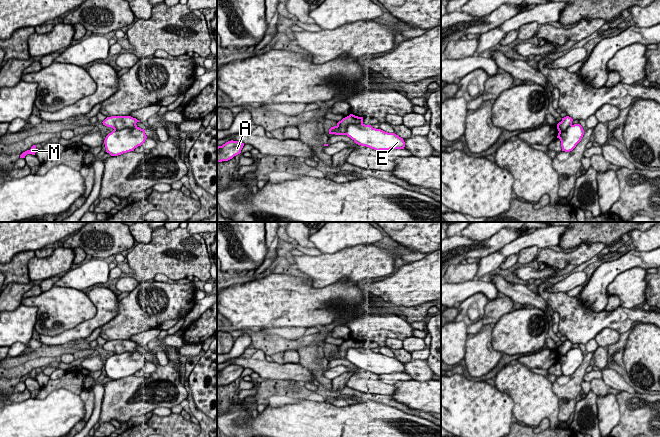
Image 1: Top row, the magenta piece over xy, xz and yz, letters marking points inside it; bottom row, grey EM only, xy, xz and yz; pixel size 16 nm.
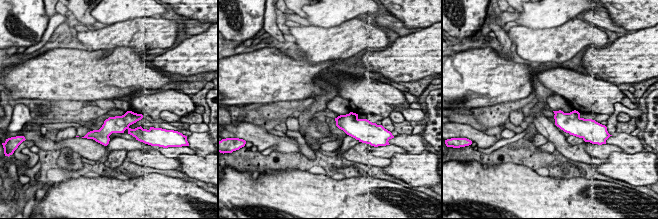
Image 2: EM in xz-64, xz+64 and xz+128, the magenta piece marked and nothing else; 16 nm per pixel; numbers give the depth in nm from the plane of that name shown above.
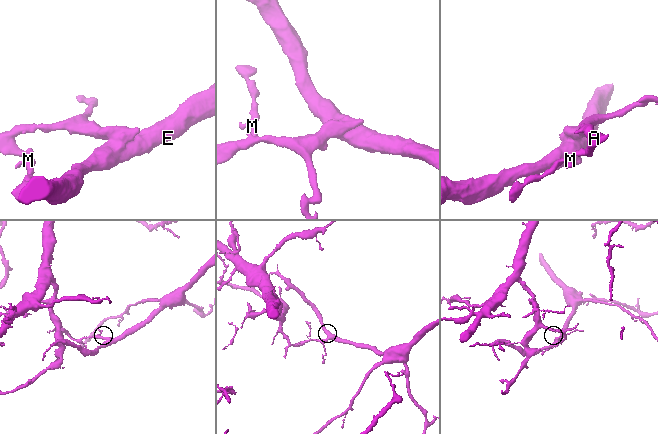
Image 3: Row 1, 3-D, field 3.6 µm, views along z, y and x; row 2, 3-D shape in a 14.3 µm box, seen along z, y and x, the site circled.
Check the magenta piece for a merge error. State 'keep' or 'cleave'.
cleave

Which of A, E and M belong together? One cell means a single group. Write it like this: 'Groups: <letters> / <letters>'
Groups: A M / E

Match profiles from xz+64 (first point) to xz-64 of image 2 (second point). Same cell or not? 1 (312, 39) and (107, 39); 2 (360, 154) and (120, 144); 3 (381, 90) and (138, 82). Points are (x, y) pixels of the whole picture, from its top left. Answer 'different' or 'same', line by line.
1: same
2: different
3: different

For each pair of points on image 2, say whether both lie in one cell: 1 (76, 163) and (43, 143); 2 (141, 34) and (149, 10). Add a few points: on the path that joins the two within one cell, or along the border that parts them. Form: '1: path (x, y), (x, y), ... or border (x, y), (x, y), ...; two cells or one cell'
1: border (59, 150), (70, 148), (82, 157); two cells
2: border (152, 16), (135, 17), (124, 21); two cells

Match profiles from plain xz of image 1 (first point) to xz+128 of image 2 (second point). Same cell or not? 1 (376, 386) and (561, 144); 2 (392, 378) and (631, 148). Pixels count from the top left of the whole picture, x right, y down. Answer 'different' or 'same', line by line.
1: same
2: different

